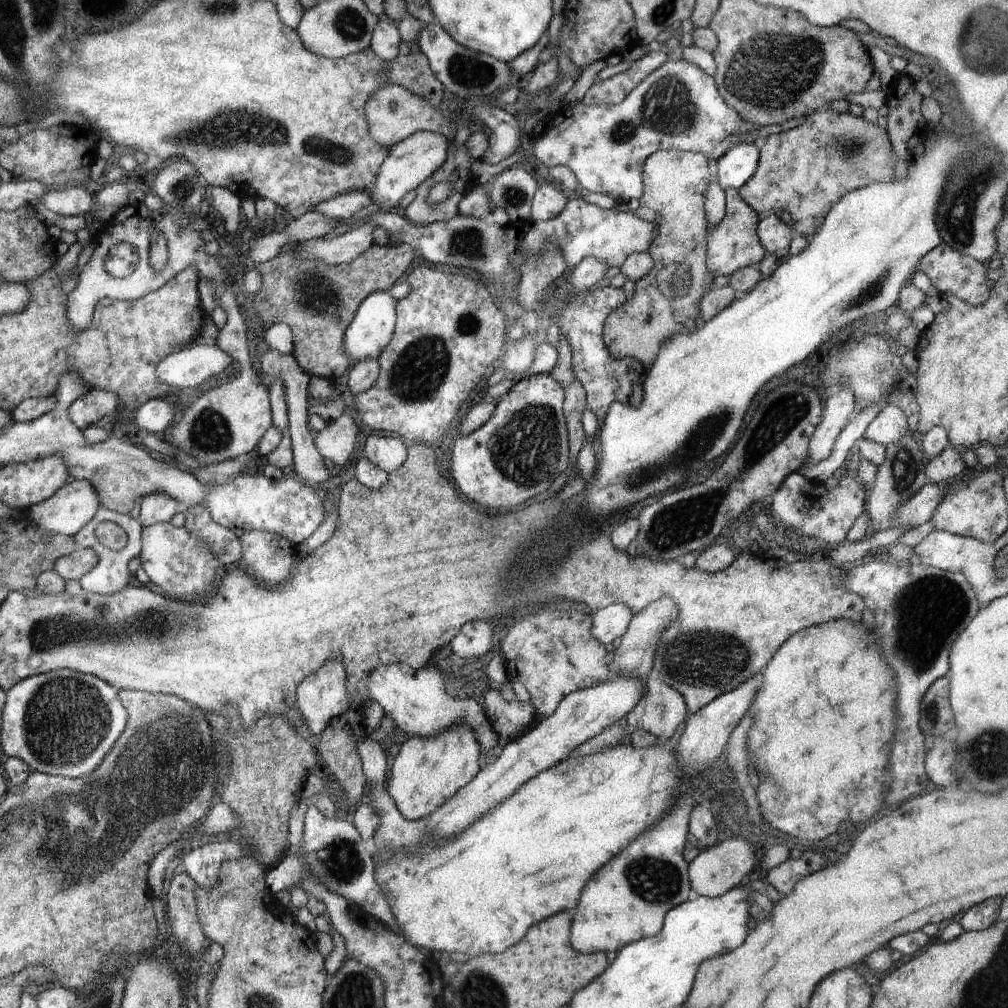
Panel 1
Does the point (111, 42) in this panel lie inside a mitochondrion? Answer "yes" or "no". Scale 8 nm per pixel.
no

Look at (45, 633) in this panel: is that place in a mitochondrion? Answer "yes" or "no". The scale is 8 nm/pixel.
yes

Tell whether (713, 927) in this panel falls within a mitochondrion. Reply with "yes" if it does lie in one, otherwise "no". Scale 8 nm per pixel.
no

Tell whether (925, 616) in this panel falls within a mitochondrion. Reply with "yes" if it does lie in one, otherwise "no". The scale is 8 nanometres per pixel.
yes

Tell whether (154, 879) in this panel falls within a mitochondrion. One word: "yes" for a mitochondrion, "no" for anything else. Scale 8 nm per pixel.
no

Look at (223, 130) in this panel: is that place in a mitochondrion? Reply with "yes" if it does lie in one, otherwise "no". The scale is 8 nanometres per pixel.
yes

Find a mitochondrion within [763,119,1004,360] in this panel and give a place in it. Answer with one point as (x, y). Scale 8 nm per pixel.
(974, 180)

